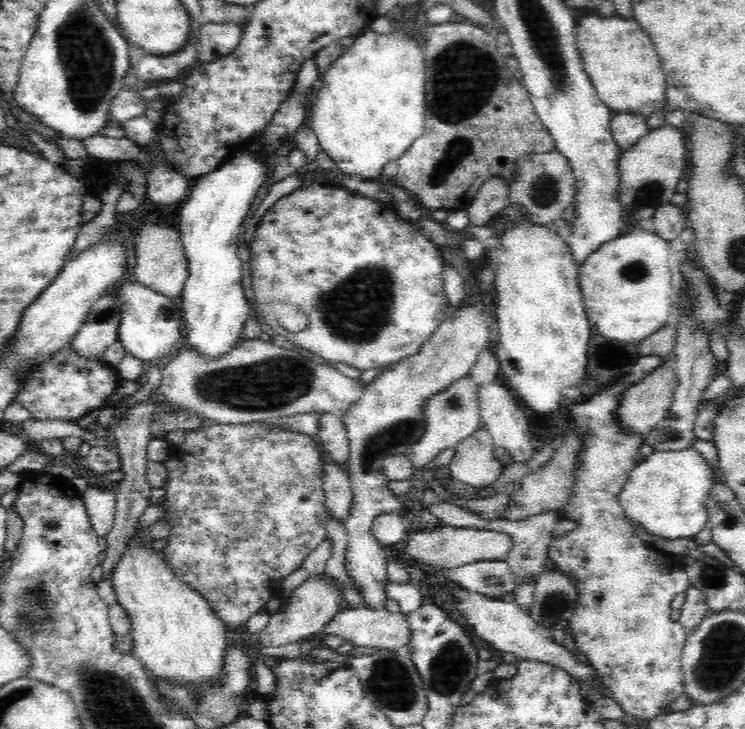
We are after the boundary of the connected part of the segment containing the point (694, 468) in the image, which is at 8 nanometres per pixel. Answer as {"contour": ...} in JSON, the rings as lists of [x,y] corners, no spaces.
{"contour":[[[691,447],[684,450],[654,451],[629,472],[619,494],[619,502],[628,520],[638,522],[648,534],[662,538],[693,537],[708,520],[713,468],[702,454]]]}

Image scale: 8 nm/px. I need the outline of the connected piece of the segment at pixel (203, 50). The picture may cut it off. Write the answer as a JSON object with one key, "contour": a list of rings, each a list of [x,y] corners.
{"contour":[[[236,22],[204,23],[198,34],[197,60],[212,62],[228,56],[238,46],[243,30],[243,26]]]}

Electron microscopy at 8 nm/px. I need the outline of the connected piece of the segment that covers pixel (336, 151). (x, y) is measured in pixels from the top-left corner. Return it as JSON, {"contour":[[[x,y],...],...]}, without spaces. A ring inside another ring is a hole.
{"contour":[[[370,29],[364,31],[361,35],[356,36],[352,46],[342,53],[337,60],[333,61],[320,78],[320,90],[314,94],[315,100],[310,112],[310,126],[312,126],[311,129],[319,140],[319,147],[322,147],[331,156],[335,168],[343,176],[348,175],[362,180],[377,178],[384,166],[390,164],[392,160],[400,159],[400,156],[424,132],[424,112],[426,112],[426,88],[424,86],[426,86],[424,49],[422,42],[416,36],[400,34],[400,32],[395,31],[389,35],[378,34]]]}

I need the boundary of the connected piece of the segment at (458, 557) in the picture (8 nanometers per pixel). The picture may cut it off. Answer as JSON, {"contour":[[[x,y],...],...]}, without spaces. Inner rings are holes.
{"contour":[[[446,524],[431,531],[417,530],[408,535],[406,556],[412,564],[438,568],[458,568],[482,561],[500,561],[510,556],[513,545],[509,534],[492,529],[453,527]]]}

